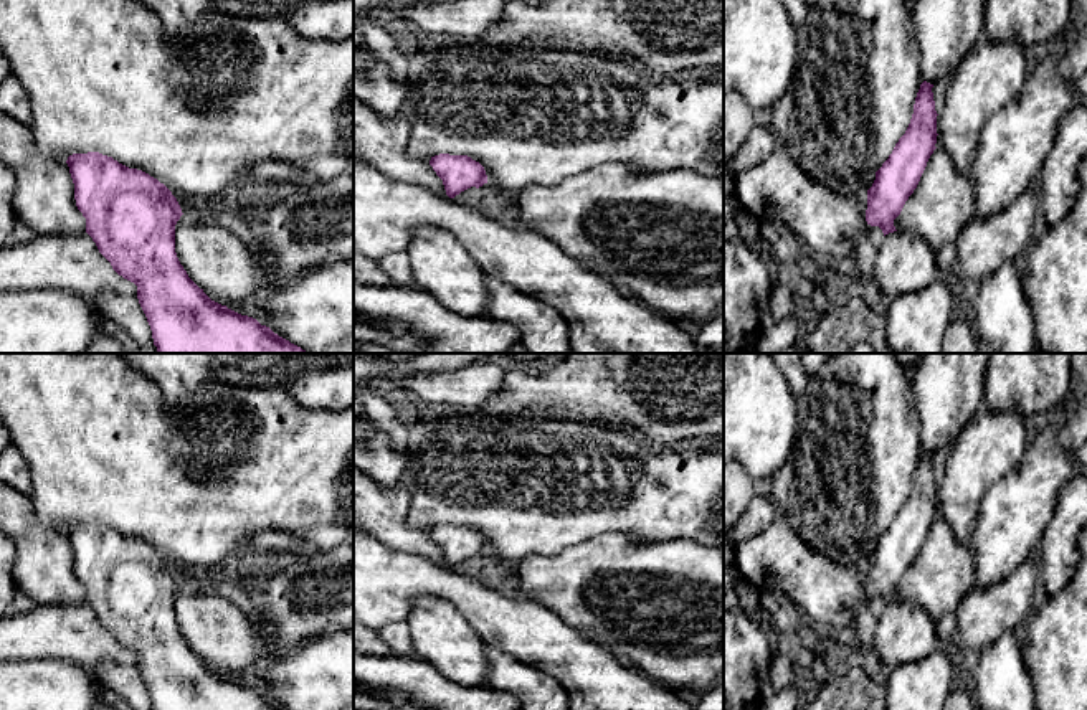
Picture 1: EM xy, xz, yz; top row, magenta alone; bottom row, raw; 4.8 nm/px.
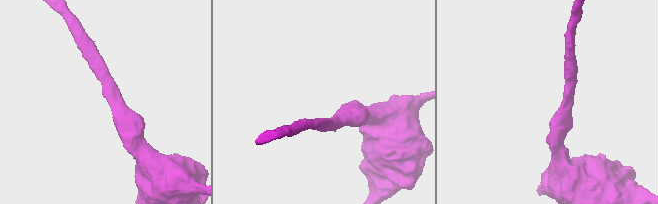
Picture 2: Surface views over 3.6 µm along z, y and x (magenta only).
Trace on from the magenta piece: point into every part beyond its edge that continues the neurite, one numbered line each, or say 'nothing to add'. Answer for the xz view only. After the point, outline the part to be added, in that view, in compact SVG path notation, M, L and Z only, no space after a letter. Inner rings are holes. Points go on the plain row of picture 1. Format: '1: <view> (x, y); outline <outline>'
nothing to add

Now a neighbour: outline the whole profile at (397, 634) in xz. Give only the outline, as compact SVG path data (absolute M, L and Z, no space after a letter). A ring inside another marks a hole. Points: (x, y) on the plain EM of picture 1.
M392 622L380 629L382 639L396 656L413 656L411 636L406 622Z

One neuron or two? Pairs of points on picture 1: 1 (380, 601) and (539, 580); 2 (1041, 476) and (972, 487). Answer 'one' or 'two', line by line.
1: two
2: two

